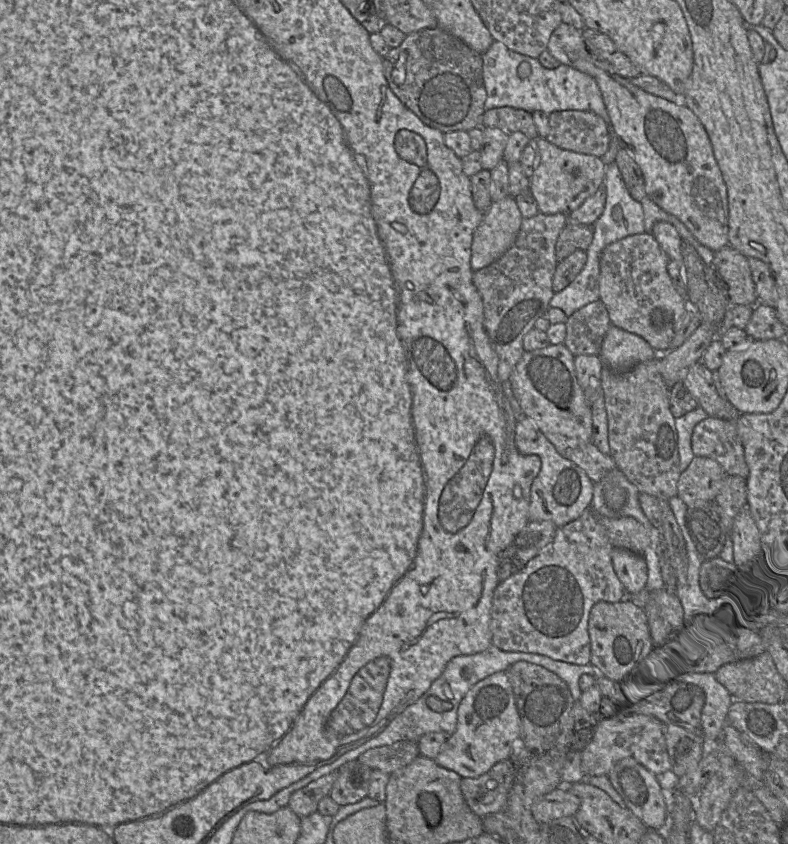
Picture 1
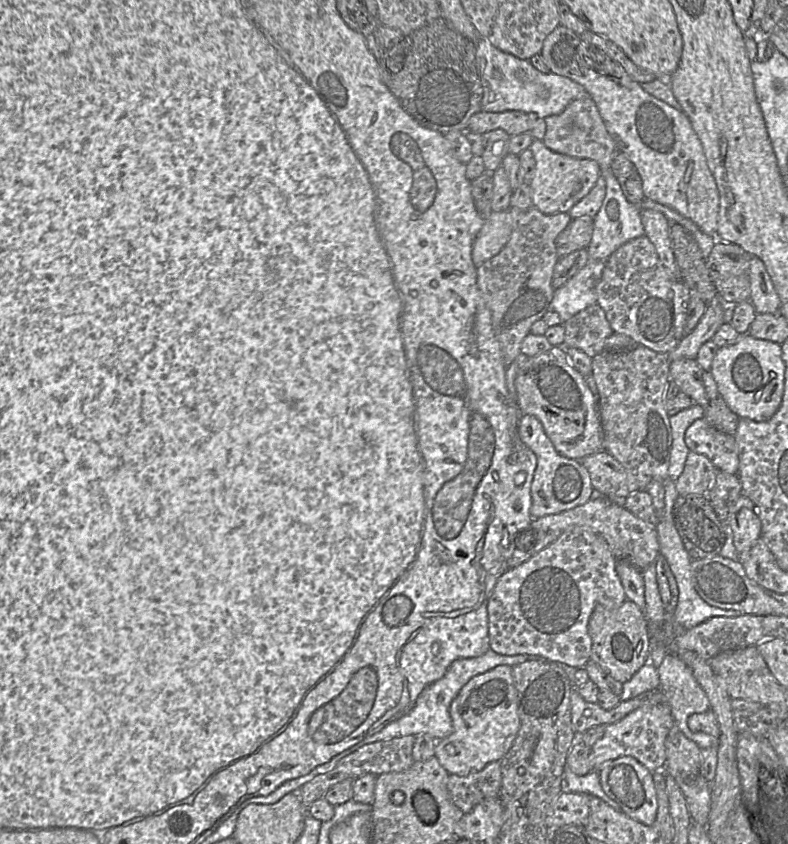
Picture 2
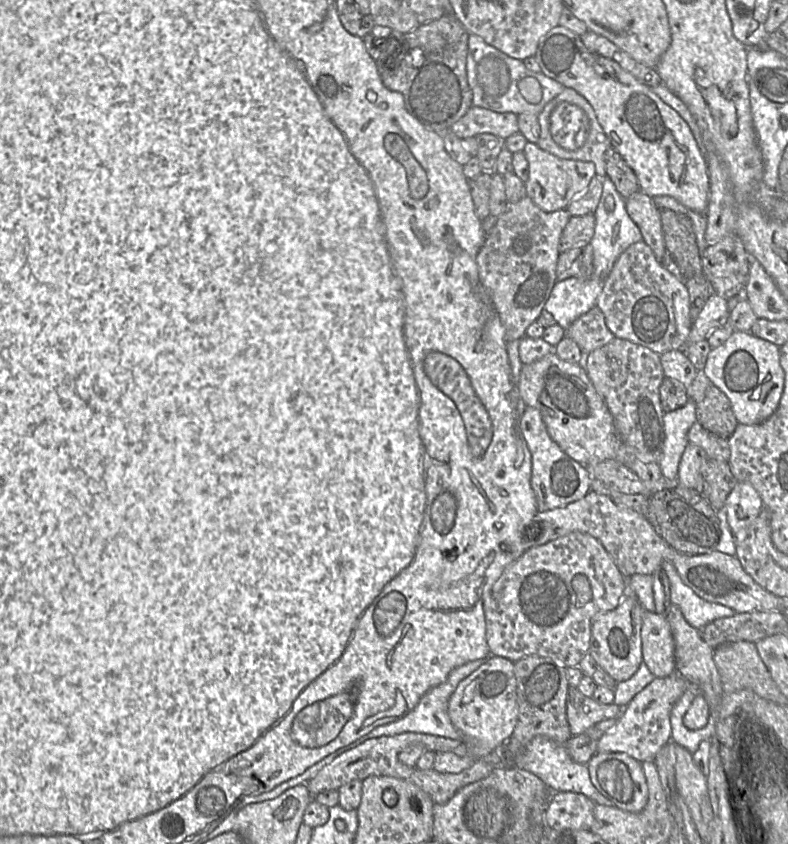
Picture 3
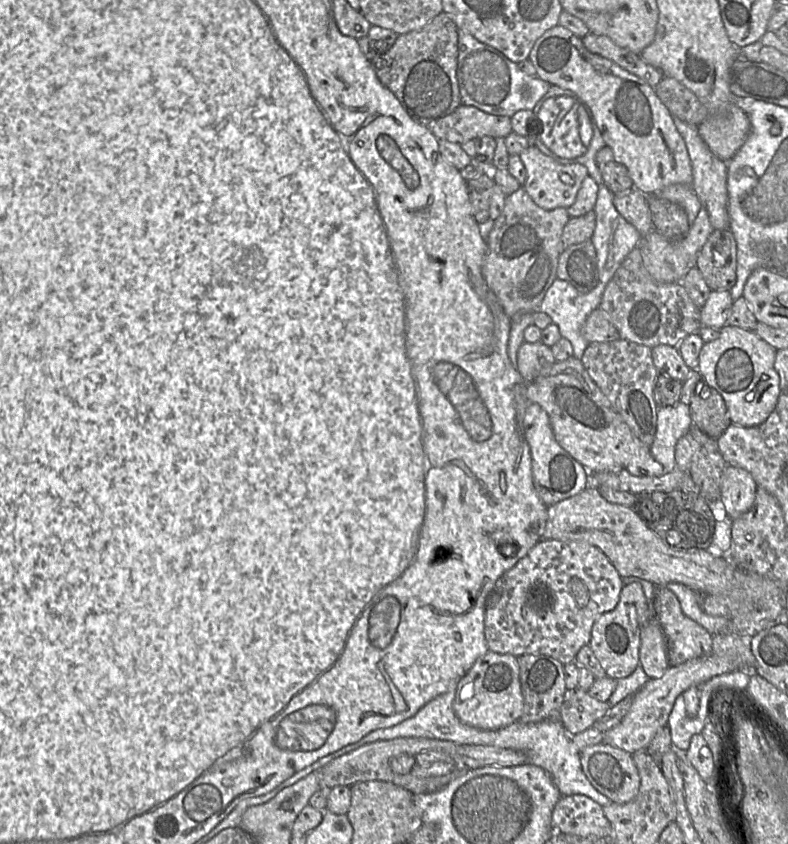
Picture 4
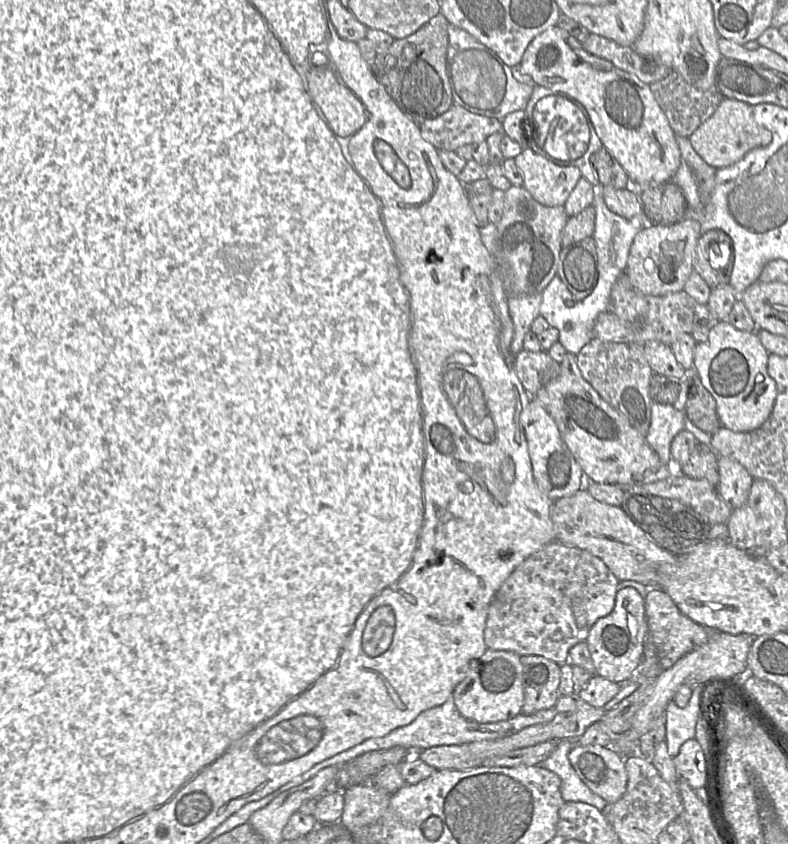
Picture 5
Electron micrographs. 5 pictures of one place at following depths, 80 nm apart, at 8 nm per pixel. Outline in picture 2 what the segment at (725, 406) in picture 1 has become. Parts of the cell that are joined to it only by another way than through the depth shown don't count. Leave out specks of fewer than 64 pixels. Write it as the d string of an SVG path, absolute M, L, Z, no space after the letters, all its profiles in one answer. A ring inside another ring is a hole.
M681 358L669 363L669 377L687 394L694 403L705 407L710 399L703 385L704 370L692 358Z

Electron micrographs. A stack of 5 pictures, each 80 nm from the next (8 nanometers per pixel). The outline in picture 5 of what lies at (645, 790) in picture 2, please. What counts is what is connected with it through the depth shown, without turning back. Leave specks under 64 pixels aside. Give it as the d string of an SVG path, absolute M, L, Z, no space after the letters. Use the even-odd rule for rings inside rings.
M574 744L569 761L579 778L607 803L618 801L627 787L625 759L614 749Z

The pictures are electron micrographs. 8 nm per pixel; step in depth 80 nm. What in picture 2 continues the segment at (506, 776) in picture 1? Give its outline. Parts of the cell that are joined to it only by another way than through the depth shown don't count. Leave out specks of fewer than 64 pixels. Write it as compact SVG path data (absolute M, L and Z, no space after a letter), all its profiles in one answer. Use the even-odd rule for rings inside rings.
M500 761L490 762L480 771L467 776L449 774L447 782L453 804L464 814L486 799L500 798L501 787Z

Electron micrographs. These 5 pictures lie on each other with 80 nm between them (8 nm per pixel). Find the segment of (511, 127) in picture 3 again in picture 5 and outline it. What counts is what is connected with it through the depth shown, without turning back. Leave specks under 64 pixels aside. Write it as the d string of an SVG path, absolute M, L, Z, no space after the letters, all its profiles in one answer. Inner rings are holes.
M453 104L442 115L424 121L419 128L423 139L437 150L456 151L461 146L486 140L488 136L501 132L502 122Z

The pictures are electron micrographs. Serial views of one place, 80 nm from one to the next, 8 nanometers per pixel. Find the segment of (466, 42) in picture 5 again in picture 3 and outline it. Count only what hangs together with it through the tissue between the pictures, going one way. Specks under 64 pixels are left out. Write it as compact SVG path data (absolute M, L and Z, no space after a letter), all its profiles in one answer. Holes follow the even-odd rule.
M469 34L468 38L466 73L472 92L472 105L498 113L530 113L538 116L545 105L566 88L543 73L528 70L522 60L509 57L474 34ZM526 77L535 78L542 87L542 99L537 104L527 102L518 89L519 81Z

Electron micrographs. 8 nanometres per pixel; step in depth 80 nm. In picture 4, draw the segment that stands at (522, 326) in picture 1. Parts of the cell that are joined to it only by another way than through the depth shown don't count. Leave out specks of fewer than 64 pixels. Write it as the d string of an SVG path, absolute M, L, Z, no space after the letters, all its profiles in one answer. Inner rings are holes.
M523 186L506 196L504 209L494 221L486 240L487 252L482 264L482 275L510 319L523 313L540 311L538 309L545 293L557 278L558 259L563 251L562 232L569 219L566 208L545 210L539 207Z

